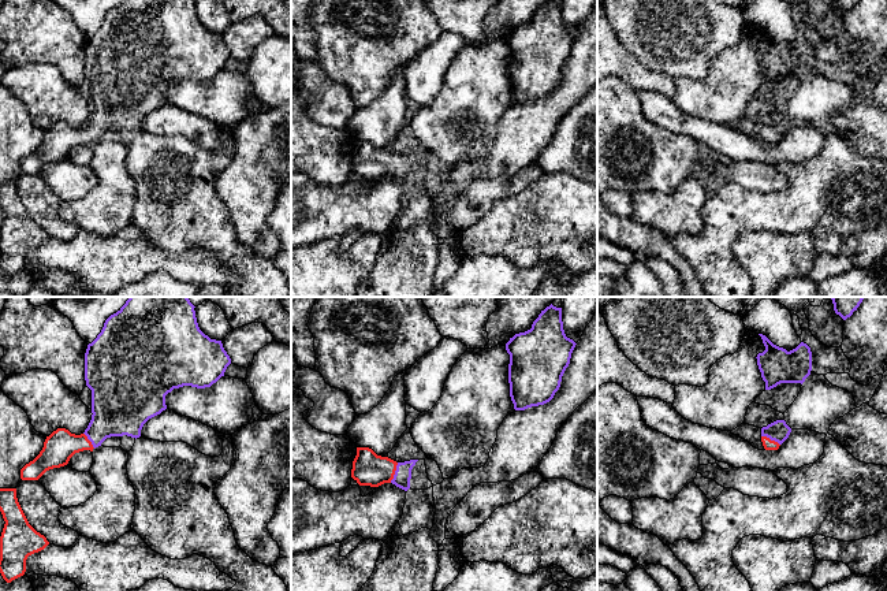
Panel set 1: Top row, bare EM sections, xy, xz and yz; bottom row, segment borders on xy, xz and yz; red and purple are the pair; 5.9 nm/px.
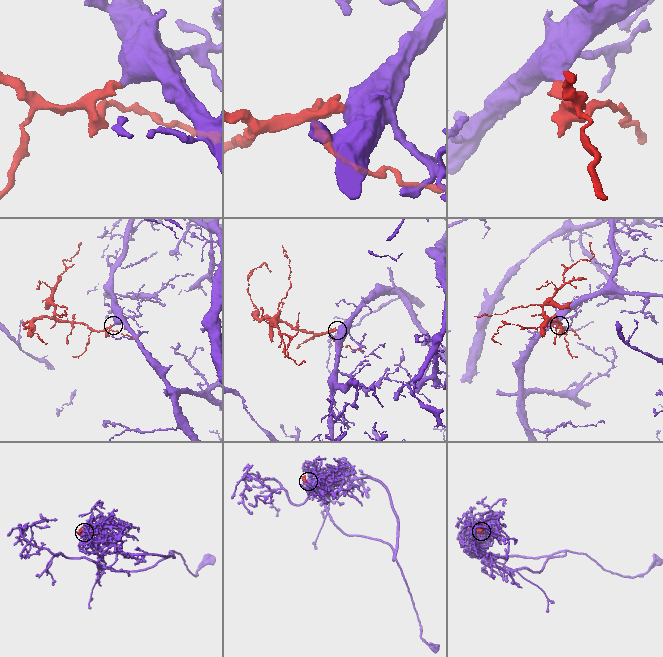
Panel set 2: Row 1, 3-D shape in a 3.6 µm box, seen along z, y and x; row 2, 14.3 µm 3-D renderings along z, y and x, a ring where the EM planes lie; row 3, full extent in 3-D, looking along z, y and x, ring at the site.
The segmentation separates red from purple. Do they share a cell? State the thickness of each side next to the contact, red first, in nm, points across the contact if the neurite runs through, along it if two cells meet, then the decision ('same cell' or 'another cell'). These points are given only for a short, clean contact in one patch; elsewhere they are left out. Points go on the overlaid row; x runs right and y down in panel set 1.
190 nm thick on the red side, 100 nm on the other; runs through xz (371, 469), (394, 472), (402, 476); same cell

